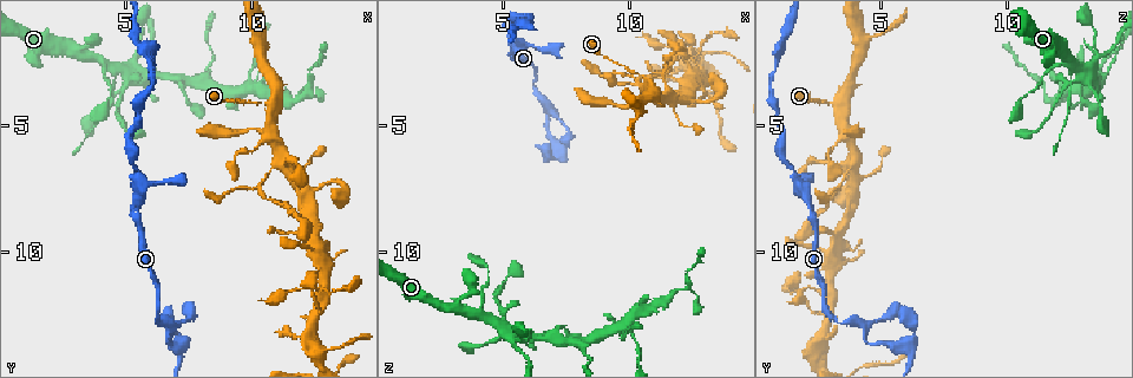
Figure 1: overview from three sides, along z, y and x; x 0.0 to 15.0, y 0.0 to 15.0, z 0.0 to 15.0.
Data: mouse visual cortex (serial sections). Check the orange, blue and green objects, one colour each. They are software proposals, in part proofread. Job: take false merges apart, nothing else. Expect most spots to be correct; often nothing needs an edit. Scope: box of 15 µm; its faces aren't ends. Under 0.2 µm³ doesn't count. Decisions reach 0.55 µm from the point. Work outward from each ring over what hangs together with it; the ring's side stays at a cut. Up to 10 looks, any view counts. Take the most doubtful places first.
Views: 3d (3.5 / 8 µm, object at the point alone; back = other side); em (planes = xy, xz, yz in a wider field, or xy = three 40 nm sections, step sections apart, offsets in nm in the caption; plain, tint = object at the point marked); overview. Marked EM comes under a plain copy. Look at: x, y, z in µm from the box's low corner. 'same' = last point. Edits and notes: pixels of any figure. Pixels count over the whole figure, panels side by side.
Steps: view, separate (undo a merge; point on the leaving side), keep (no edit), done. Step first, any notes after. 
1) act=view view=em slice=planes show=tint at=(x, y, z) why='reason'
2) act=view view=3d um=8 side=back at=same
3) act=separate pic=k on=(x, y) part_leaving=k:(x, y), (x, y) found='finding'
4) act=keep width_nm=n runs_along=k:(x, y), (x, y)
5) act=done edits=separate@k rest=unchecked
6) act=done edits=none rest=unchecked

act=view view=3d um=3.5 at=(5.2, 2.9, 13.3) why='four-way junction'

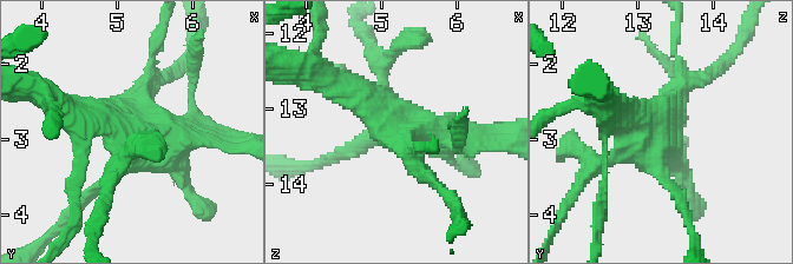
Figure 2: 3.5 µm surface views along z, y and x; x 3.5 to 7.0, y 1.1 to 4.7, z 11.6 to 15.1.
act=view view=em slice=xy step=5 show=tint at=(5.15, 2.90, 13.15) why='now the EM'

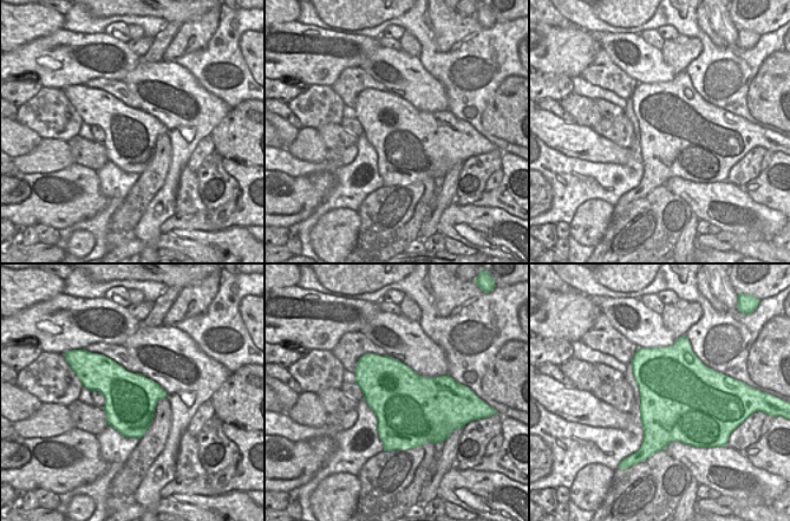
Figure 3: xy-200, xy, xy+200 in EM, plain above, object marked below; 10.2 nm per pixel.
act=keep width_nm=750 runs_along=2:(332, 80), (407, 132), (473, 134) found='all the same cell'

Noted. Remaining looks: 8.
act=view view=3d um=3.5 at=(10.0, 3.5, 12.8) why='arms part here'

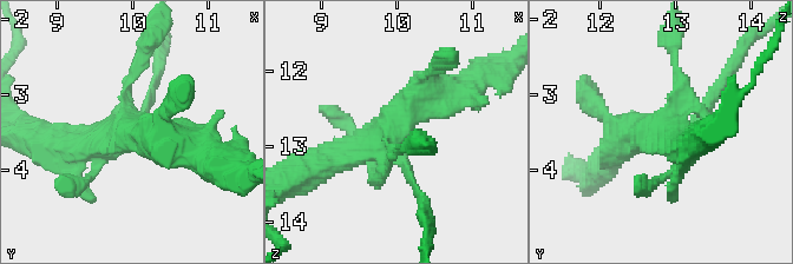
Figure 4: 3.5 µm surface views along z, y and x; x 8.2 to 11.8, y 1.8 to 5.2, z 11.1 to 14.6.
act=view view=em slice=xy step=1 show=tint at=(9.85, 3.55, 12.80)

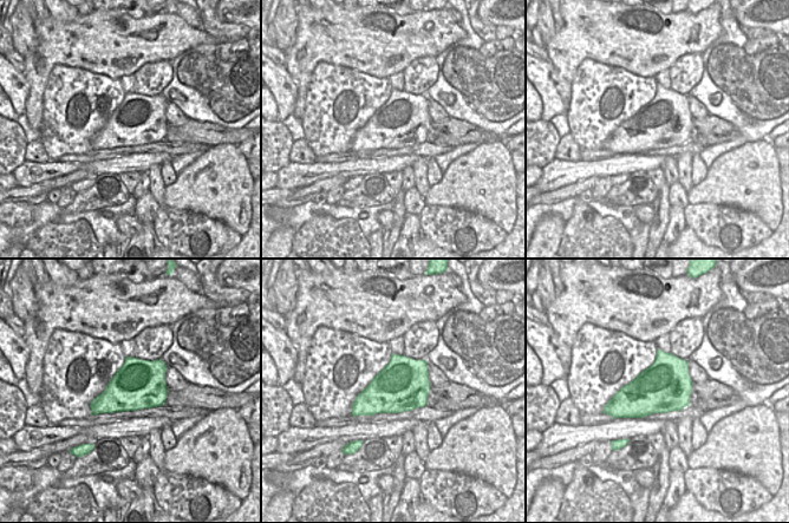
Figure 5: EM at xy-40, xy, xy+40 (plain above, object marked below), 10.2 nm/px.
act=keep runs_along=4:(316, 166), (444, 87) found='continuous, no second cell'

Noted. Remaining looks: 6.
act=view view=3d um=8 at=(6.7, 13.7, 4.6) why='a narrow waist'

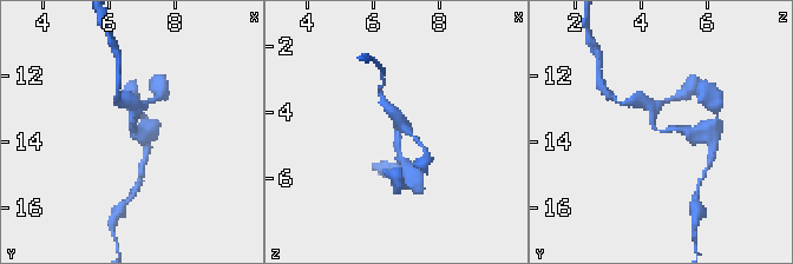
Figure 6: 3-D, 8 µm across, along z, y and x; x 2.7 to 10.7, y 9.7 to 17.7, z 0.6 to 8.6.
act=view view=3d um=3.5 at=(6.7, 13.6, 4.6)

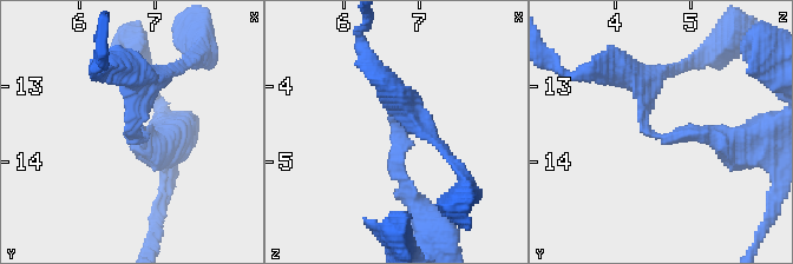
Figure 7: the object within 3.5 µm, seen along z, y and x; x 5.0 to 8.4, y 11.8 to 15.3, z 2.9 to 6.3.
act=view view=em slice=xy step=5 show=tint at=(6.75, 13.75, 4.60) arm_widths_nm=200,250 why='shape alone is not enough'

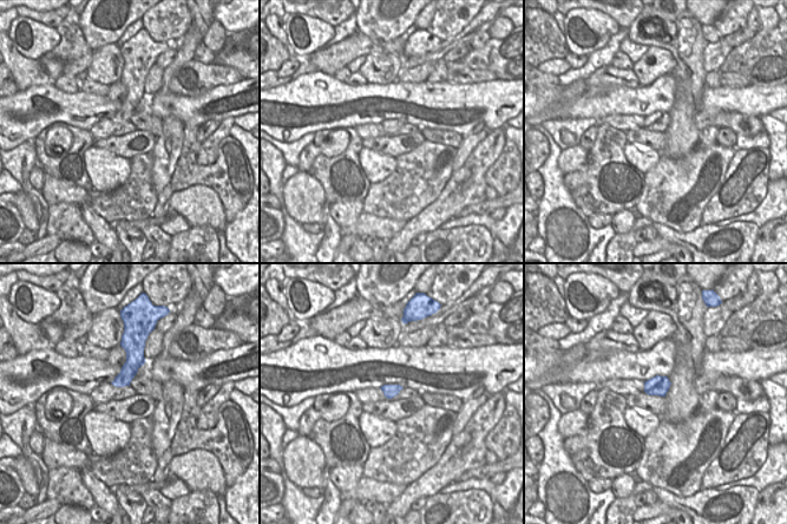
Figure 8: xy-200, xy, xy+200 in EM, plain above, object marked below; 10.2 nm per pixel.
act=keep runs_along=7:(399, 97), (399, 176), (418, 205) found='all the same cell'

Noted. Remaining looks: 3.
act=view view=3d um=8 at=(10.7, 4.2, 3.1)

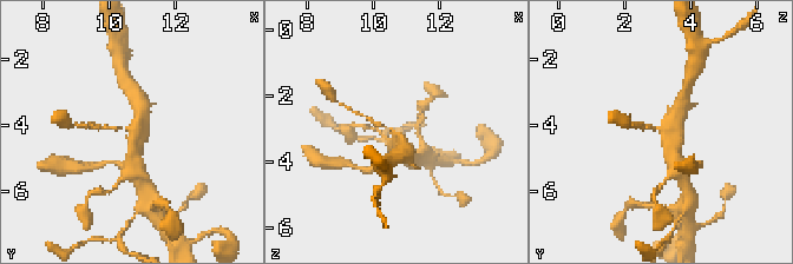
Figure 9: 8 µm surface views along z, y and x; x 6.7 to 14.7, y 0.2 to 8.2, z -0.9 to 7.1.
act=view view=3d um=3.5 at=(10.7, 4.1, 3.3)

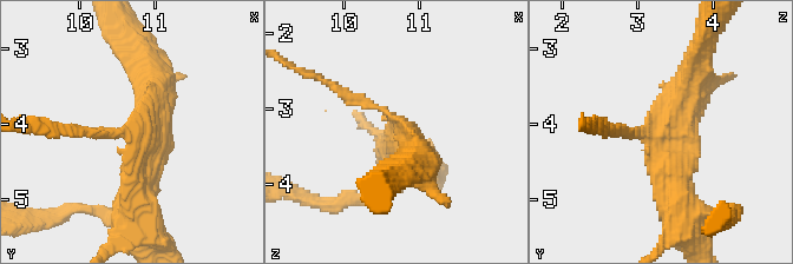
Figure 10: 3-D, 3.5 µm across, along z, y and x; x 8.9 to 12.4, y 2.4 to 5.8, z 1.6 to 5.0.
act=keep runs_along=10:(615, 129), (661, 146), (685, 211) found='one cell here'

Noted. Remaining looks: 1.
act=done edits=none rest=unchecked

